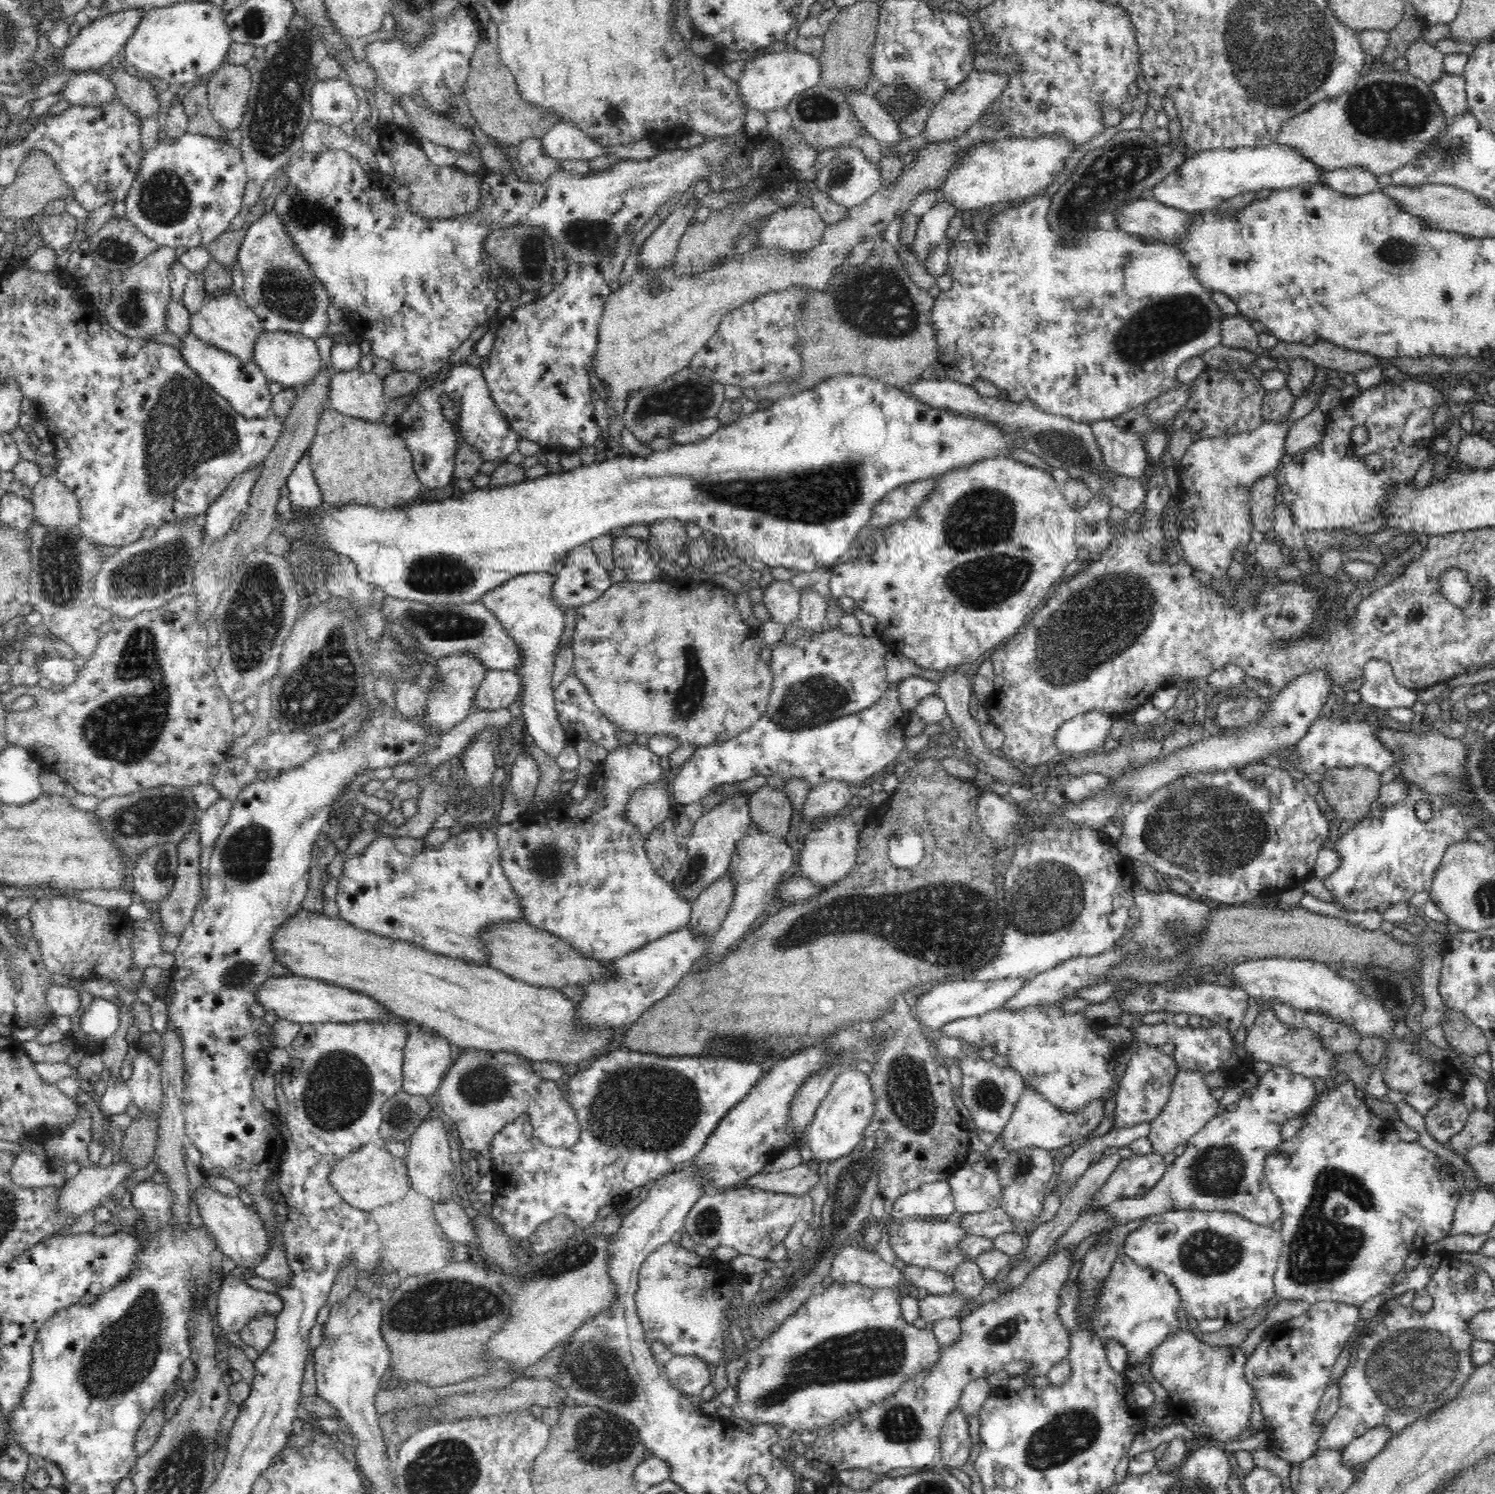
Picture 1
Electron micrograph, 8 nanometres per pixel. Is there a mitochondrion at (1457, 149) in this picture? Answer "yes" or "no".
yes

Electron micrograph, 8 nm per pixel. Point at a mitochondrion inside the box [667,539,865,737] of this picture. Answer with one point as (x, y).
(816, 697)

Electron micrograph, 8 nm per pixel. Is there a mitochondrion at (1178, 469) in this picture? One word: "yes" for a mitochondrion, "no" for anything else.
no

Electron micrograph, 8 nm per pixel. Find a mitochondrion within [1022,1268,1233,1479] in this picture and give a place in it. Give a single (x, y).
(1067, 1434)

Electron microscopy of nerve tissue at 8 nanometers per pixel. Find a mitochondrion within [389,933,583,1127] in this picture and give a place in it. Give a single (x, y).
(482, 1085)

